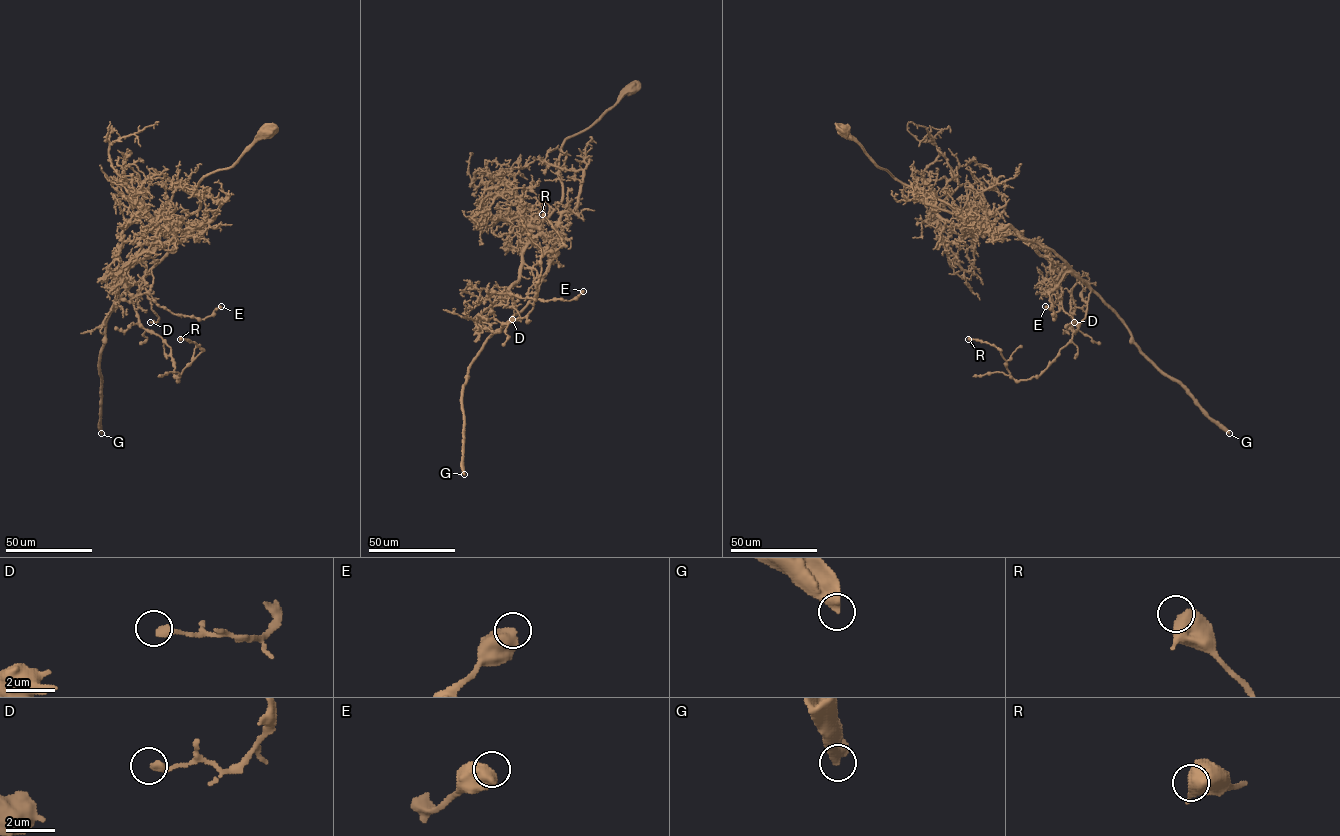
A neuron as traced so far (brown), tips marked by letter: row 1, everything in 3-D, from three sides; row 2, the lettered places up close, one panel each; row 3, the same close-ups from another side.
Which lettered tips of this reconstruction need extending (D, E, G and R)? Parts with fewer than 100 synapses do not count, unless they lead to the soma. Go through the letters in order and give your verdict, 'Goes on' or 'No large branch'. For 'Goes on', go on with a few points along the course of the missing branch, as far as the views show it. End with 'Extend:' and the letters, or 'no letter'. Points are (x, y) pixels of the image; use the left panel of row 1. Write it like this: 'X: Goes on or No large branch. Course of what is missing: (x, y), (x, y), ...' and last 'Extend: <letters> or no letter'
D: No large branch
E: No large branch
G: Goes on. Course of what is missing: (101, 433), (110, 500), (138, 534), (154, 504), (146, 519), (172, 543)
R: No large branch
Extend: G

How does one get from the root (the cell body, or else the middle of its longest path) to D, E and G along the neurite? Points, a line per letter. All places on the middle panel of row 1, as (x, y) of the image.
D: (631, 88), (562, 146), (562, 201), (505, 293), (502, 304), (521, 317), (512, 319)
E: (631, 88), (562, 146), (562, 201), (540, 225), (558, 254), (513, 315), (512, 294), (569, 301), (583, 291)
G: (631, 88), (561, 147), (562, 201), (540, 225), (558, 254), (536, 294), (486, 340), (468, 369), (464, 474)

